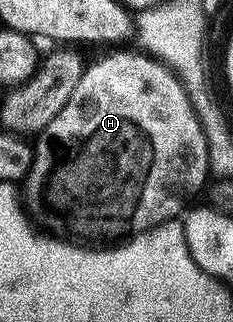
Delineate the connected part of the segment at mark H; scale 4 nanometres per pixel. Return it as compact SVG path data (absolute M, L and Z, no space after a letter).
M125 48L114 49L117 50L114 54L109 54L106 58L99 59L98 62L90 61L86 65L83 76L75 88L75 92L71 92L71 100L67 100L67 104L63 104L63 112L59 112L59 116L55 116L55 120L51 120L51 124L47 124L47 128L41 131L39 137L36 139L33 166L29 170L27 179L30 196L43 209L49 210L53 206L53 174L57 177L58 192L66 194L69 198L73 198L69 202L69 206L73 211L66 216L65 222L75 233L82 234L85 238L101 237L113 238L109 240L121 240L126 236L143 234L150 227L160 226L163 222L176 219L194 201L192 198L200 192L201 185L205 182L205 177L210 177L211 174L207 136L204 134L204 128L201 127L201 120L197 116L197 111L193 108L193 102L185 90L184 83L181 82L181 79L168 65L162 62L161 59L154 57L153 54L149 52L136 54L133 50L121 49Z

